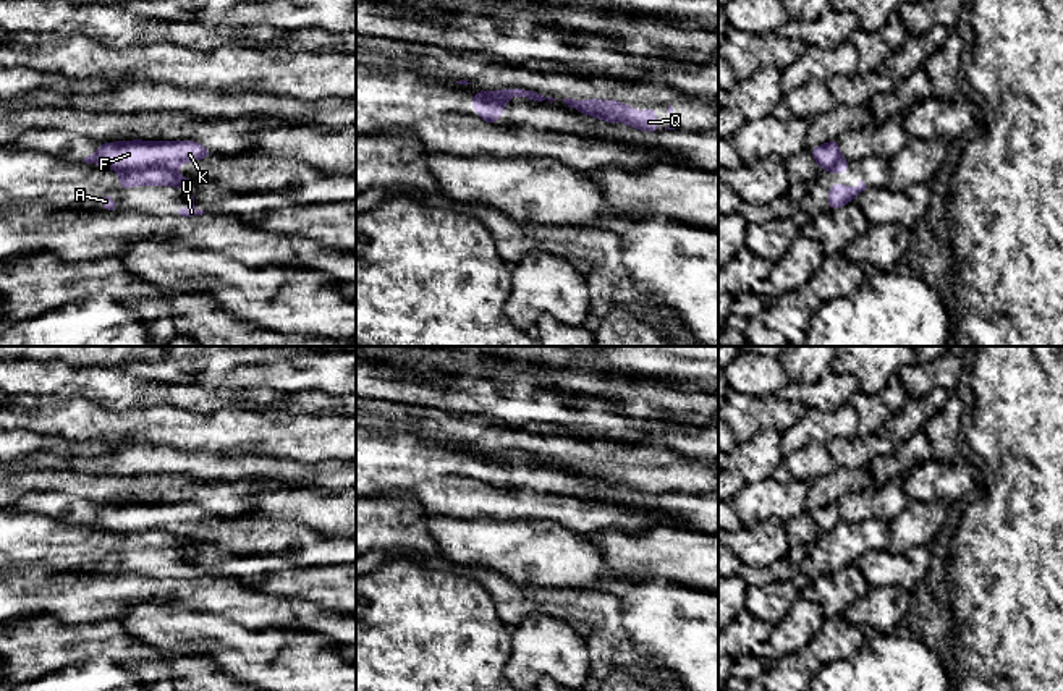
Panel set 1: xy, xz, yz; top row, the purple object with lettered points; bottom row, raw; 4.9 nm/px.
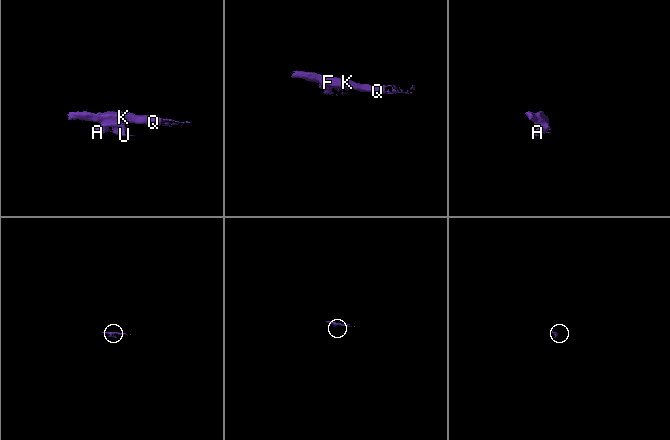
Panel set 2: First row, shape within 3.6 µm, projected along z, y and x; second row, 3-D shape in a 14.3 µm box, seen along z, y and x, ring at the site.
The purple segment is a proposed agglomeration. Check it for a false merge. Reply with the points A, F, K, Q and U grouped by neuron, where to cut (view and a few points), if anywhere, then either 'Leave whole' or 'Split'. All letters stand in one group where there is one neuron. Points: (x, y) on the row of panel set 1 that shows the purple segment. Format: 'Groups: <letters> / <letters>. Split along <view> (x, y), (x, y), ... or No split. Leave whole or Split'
Groups: A U / F K Q. Split along xy (173, 169), (114, 170). Split

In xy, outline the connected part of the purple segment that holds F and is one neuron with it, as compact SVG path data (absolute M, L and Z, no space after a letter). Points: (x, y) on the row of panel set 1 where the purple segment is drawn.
M107 141L83 162L108 167L112 170L129 172L163 167L176 170L183 162L210 159L212 150L197 141Z

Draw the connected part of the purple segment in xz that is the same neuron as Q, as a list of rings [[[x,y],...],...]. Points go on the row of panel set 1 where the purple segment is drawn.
[[[561,99],[568,107],[584,113],[586,117],[597,117],[607,123],[626,123],[636,129],[646,133],[660,133],[657,126],[657,112],[654,107],[646,107],[641,113],[639,110],[621,104],[618,100],[600,100],[600,99]]]

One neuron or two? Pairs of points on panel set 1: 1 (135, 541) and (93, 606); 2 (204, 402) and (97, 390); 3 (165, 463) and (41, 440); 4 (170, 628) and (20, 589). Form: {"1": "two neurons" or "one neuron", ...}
{"1": "two neurons", "2": "one neuron", "3": "two neurons", "4": "two neurons"}

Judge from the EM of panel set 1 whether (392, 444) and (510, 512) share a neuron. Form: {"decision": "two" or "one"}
{"decision": "one"}

